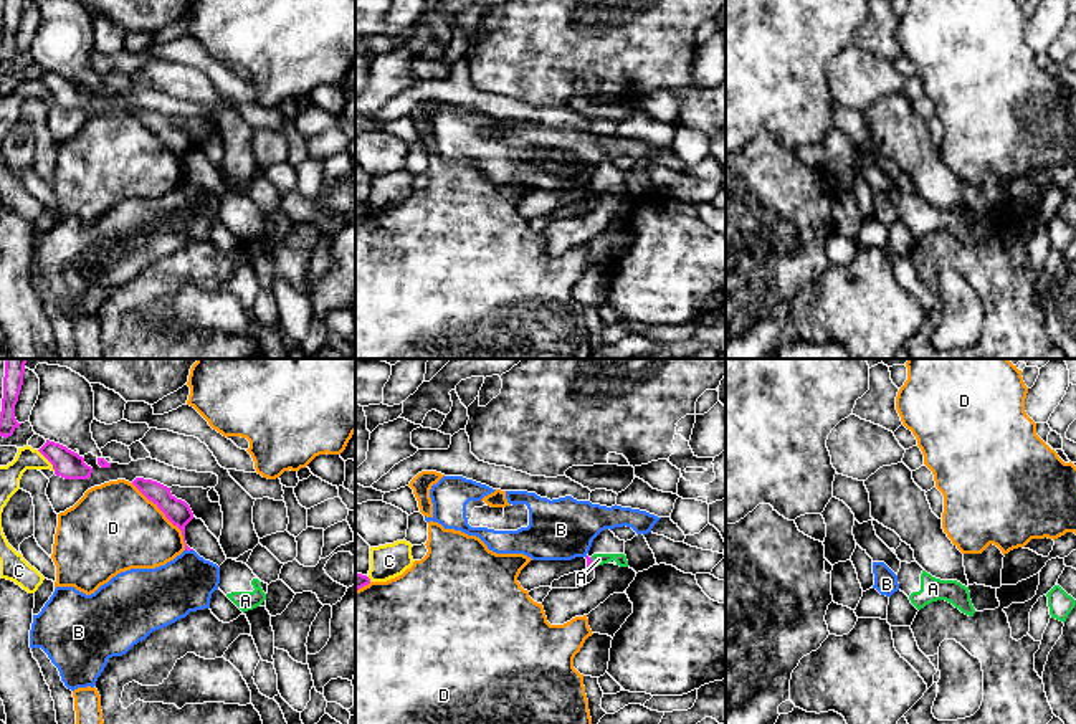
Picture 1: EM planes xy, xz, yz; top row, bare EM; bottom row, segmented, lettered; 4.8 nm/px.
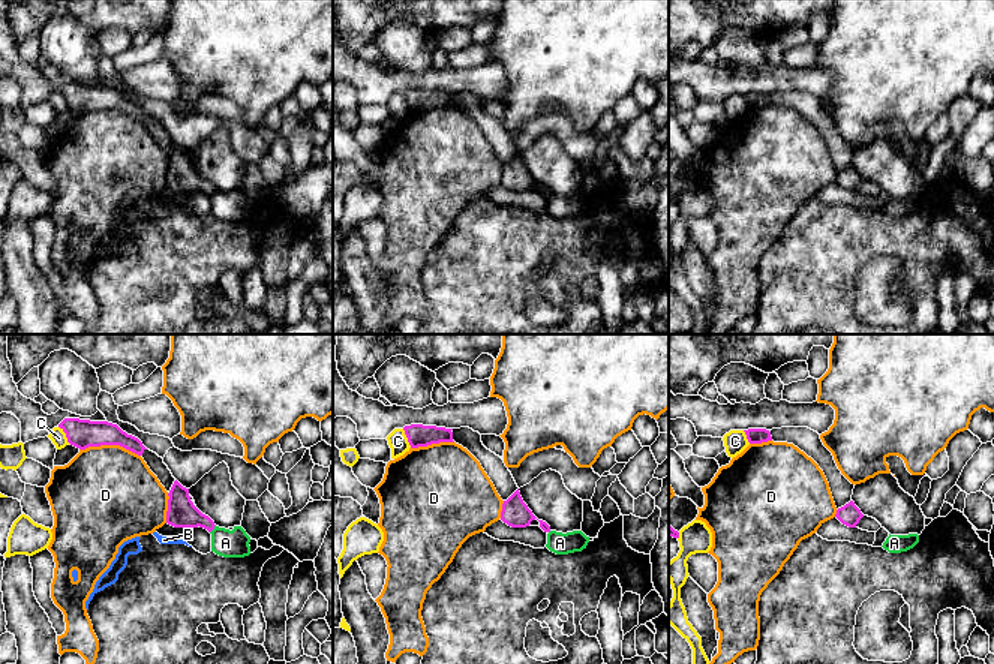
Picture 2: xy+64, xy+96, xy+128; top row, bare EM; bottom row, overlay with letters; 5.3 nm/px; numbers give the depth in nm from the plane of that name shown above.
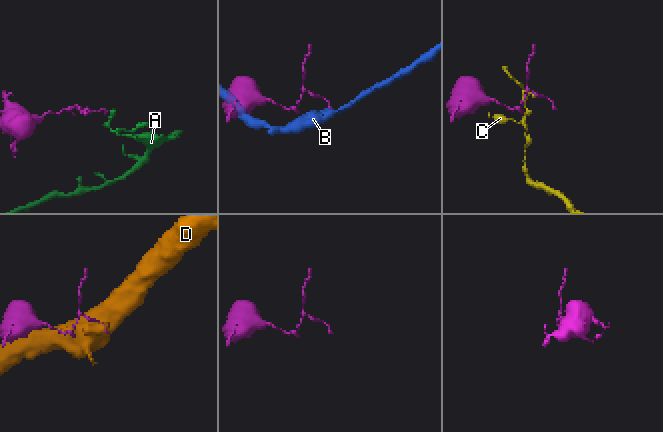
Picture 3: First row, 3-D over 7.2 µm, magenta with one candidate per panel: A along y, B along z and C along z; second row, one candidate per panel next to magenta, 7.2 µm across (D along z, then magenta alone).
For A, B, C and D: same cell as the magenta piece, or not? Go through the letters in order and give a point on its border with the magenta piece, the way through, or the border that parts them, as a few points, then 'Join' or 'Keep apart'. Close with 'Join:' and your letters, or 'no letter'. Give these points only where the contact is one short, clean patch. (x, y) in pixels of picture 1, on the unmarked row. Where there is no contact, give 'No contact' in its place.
A: Touches magenta at xz (592, 192). Boundary: xz (590, 187), (595, 195). Keep apart
B: Touches magenta at xy (189, 179). Keep apart
C: Touches magenta at xy (47, 88). Keep apart
D: Touches magenta at xy (166, 146). Keep apart
Join: no letter

